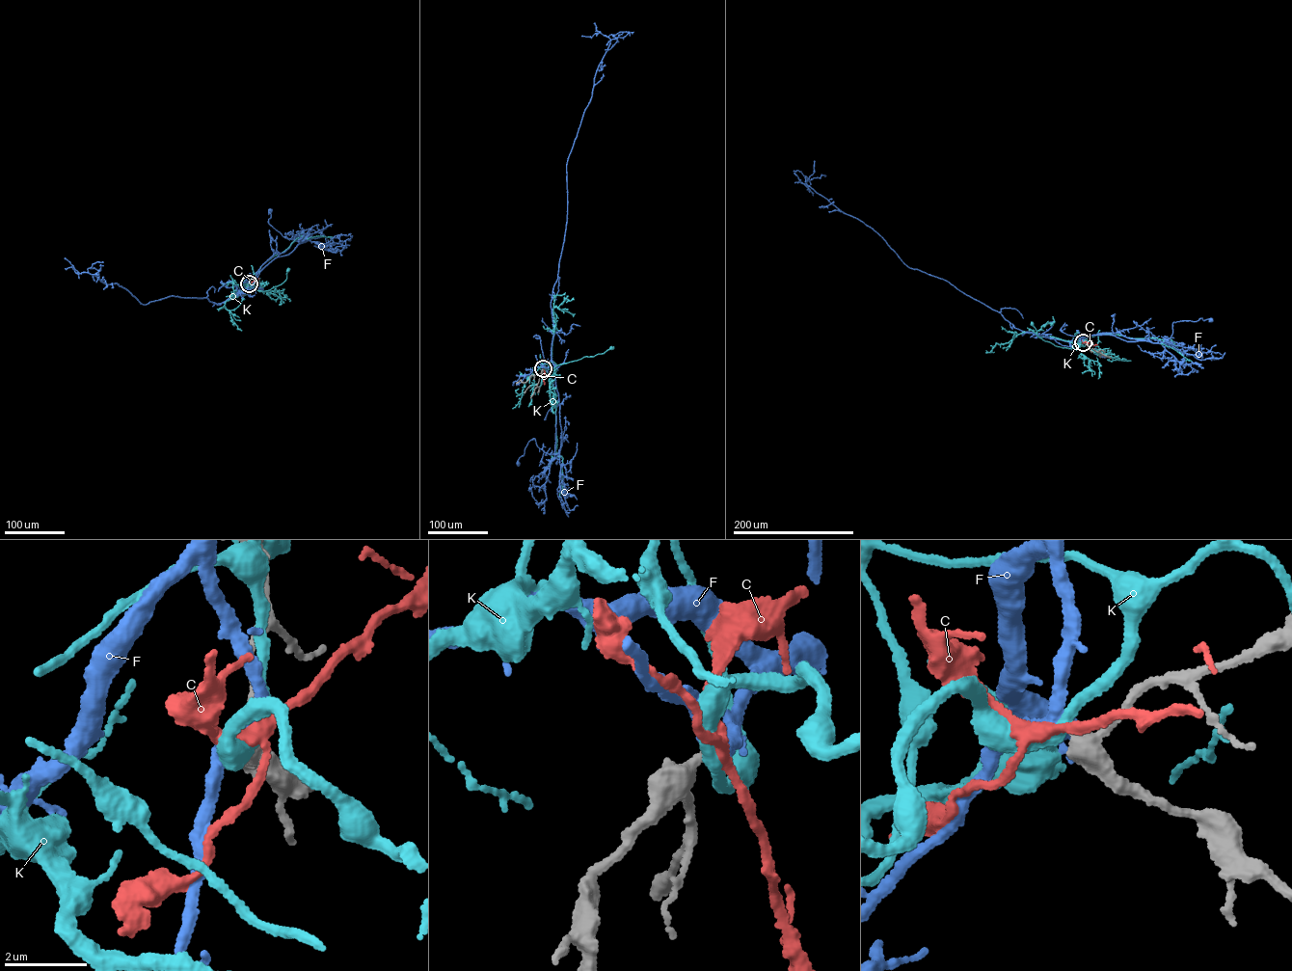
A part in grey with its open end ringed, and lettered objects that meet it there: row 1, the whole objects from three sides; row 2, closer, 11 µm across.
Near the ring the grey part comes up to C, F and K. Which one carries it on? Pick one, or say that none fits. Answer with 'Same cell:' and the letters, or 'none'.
Same cell: C

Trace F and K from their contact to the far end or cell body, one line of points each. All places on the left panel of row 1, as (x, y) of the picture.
F: (249, 283), (267, 259), (300, 239), (285, 238), (270, 226), (270, 210)
K: (249, 283), (259, 291), (269, 290), (285, 281), (287, 270)

